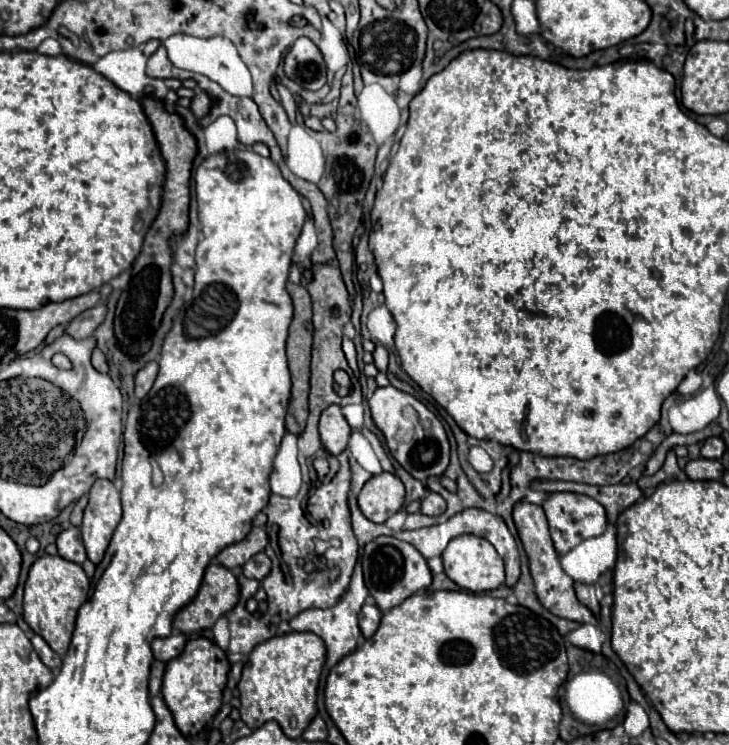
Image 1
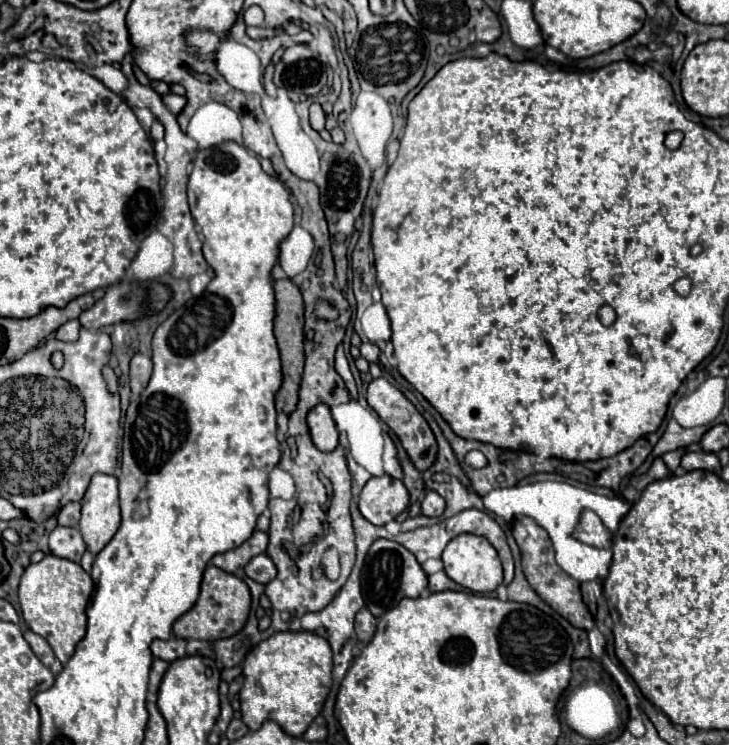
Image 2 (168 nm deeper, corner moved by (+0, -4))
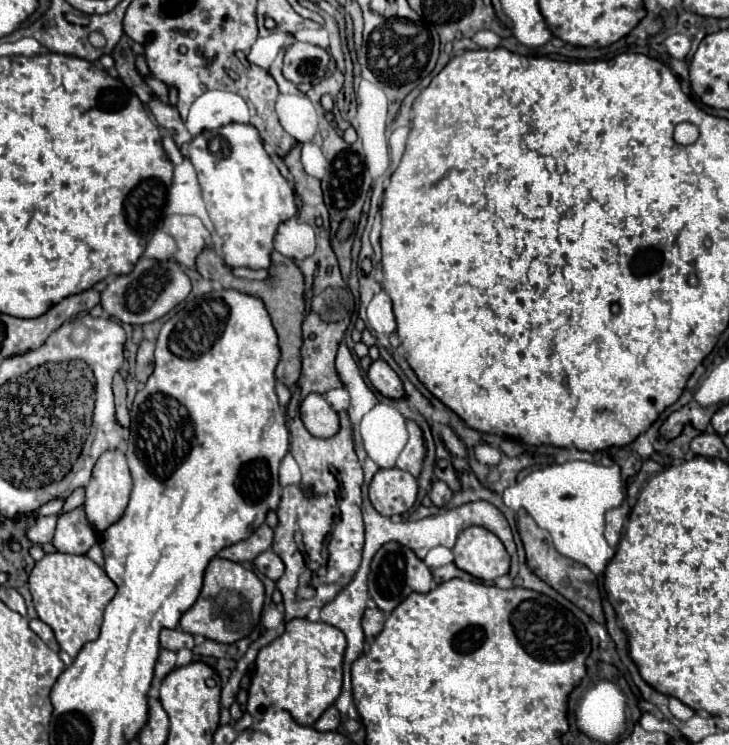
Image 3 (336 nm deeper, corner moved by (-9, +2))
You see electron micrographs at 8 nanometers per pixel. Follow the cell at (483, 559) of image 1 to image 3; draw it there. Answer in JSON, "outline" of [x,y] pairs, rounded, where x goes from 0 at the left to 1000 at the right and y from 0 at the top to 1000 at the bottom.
{"outline":[[[645,706],[634,711],[620,741],[623,757],[658,779],[672,781],[697,770],[700,746],[691,730],[683,725],[683,719],[661,706]]]}

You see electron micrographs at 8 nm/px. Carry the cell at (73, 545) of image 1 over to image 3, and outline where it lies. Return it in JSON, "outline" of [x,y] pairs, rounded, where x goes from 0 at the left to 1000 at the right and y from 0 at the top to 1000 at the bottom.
{"outline":[[[112,679],[80,693],[80,703],[71,725],[80,741],[118,744],[123,733],[132,728],[134,728],[134,717],[118,698],[118,687]]]}

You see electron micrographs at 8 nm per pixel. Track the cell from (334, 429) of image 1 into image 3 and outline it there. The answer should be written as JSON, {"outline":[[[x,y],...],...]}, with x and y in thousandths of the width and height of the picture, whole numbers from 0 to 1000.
{"outline":[[[422,529],[412,542],[412,561],[420,577],[436,588],[453,588],[464,580],[464,556],[444,537],[442,529]]]}

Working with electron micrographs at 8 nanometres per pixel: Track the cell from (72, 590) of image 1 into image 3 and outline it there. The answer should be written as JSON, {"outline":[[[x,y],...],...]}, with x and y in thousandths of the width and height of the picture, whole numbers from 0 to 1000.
{"outline":[[[85,741],[63,744],[55,754],[49,754],[38,784],[52,830],[74,846],[82,870],[91,872],[96,883],[104,883],[118,862],[134,856],[143,816],[159,797],[159,784],[121,746],[99,746]]]}

